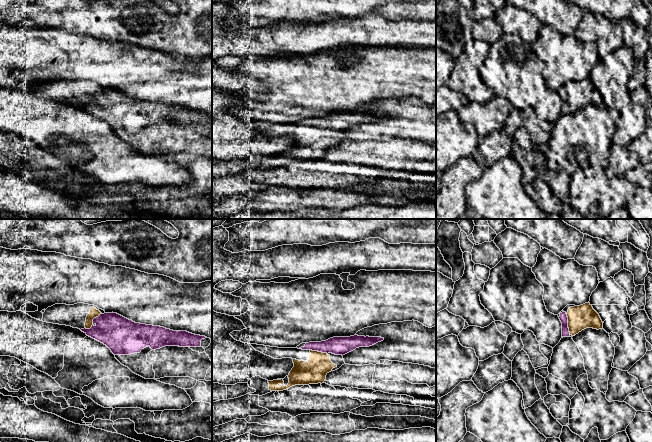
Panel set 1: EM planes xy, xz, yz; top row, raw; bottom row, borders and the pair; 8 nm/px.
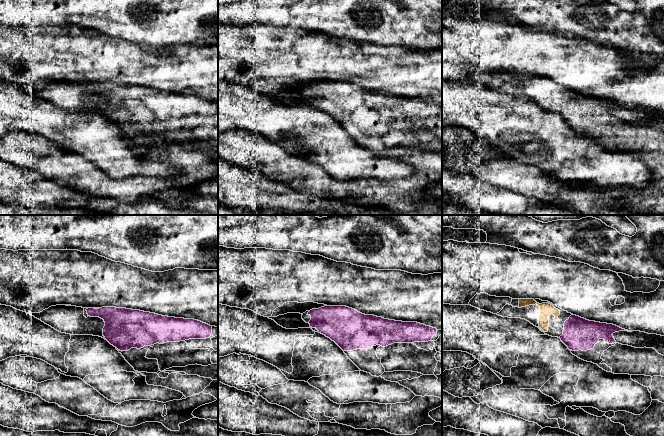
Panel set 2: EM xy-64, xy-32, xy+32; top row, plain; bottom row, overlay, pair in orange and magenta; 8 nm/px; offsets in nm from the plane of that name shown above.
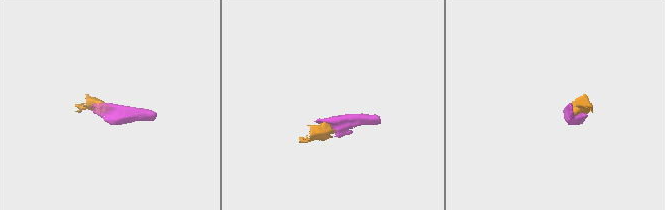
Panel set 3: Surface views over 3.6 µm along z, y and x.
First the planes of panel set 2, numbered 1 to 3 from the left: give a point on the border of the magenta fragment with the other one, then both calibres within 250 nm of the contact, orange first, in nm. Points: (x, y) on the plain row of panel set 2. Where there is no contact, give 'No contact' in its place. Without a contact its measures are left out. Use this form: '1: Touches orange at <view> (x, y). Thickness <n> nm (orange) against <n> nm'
1: No contact
2: No contact
3: No contact

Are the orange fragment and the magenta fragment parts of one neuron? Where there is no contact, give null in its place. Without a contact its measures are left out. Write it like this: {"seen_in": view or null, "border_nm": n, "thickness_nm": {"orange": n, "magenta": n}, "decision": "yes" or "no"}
{"seen_in": "xy", "border_nm": 180, "thickness_nm": {"orange": 70, "magenta": 280}, "decision": "yes"}

